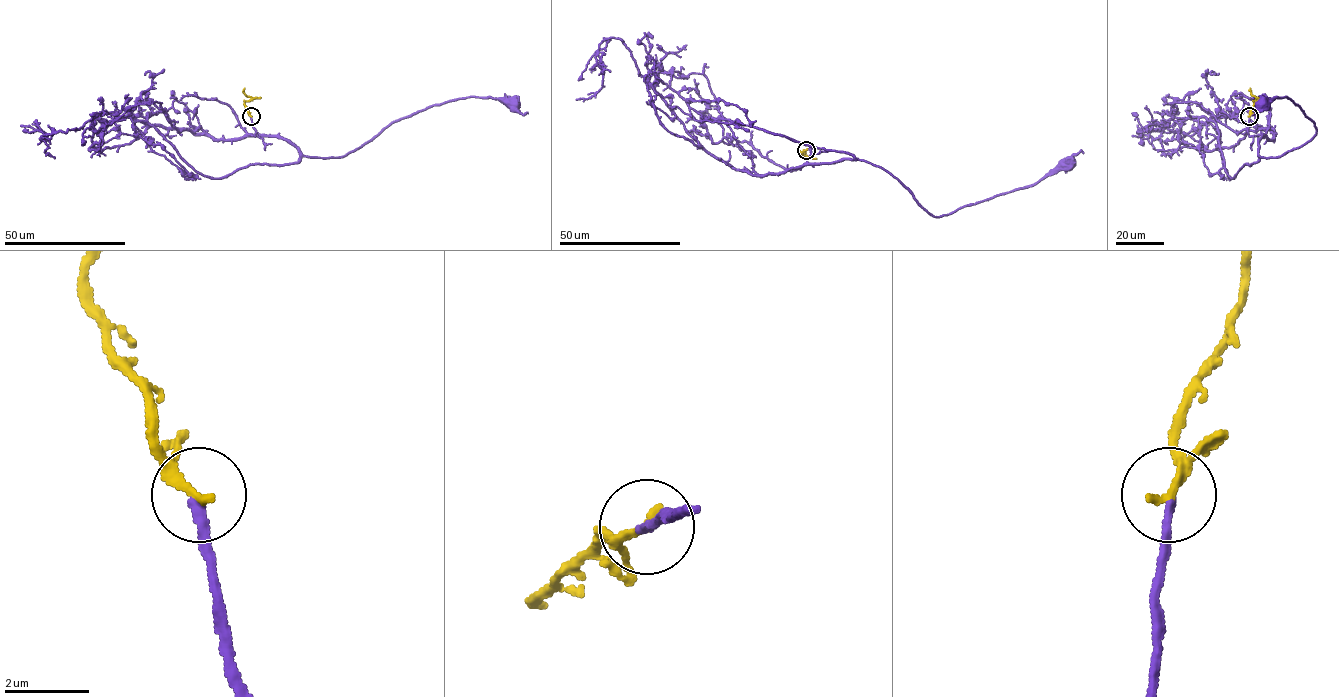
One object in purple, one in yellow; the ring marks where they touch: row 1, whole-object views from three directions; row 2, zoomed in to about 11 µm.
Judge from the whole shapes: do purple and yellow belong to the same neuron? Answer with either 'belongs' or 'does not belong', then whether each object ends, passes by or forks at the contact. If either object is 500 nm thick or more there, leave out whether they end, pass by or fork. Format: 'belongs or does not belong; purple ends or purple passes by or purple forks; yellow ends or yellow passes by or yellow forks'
belongs; purple ends; yellow passes by

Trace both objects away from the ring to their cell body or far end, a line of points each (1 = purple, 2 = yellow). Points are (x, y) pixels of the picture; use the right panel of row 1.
1: (1249, 116), (1248, 135), (1263, 136), (1260, 156), (1281, 156), (1316, 133), (1313, 122), (1287, 96), (1263, 104)
2: (1249, 116), (1256, 97), (1250, 88)

